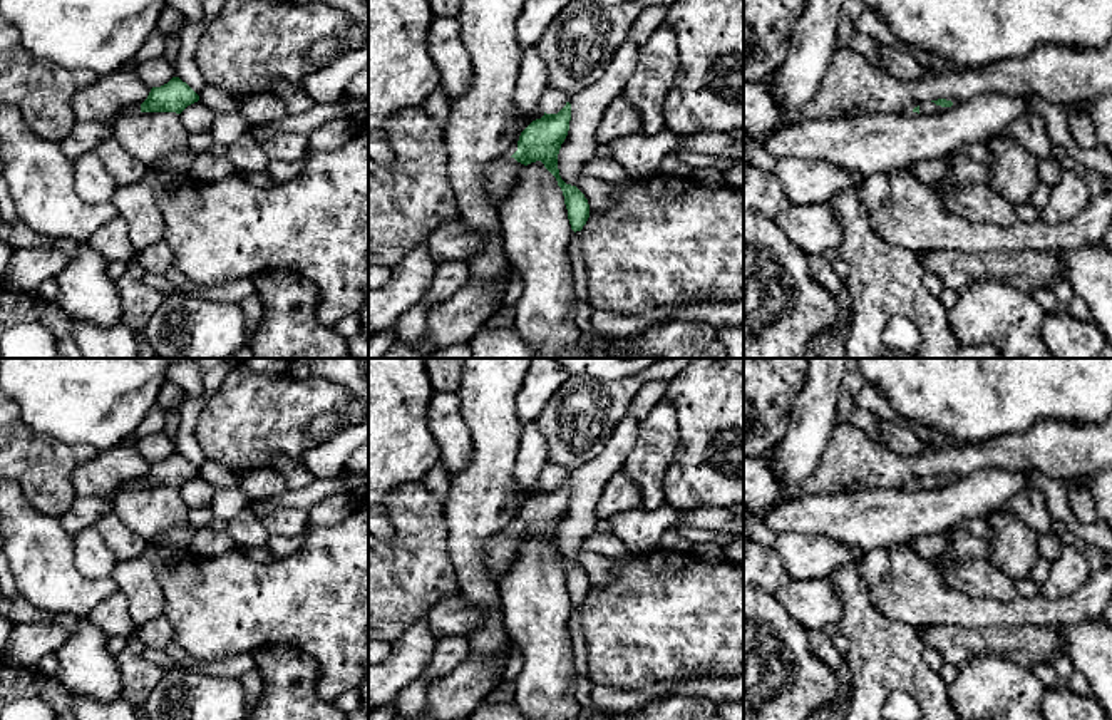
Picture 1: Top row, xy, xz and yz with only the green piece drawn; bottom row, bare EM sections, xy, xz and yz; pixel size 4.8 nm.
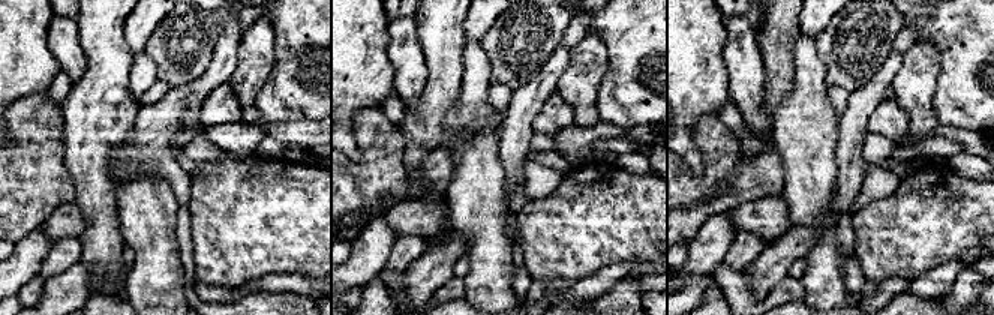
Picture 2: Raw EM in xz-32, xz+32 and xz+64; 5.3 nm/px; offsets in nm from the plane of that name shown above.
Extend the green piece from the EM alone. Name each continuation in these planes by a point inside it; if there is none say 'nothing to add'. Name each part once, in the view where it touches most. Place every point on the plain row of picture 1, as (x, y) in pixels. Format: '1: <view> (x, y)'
1: yz (926, 483)

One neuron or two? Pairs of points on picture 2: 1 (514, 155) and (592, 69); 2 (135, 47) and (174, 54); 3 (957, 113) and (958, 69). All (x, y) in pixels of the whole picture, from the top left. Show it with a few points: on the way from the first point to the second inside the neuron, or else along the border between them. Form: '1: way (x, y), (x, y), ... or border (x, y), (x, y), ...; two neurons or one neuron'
1: border (570, 57), (568, 66), (555, 90); two neurons
2: border (164, 18), (143, 50); two neurons
3: way (957, 102), (958, 80); one neuron

